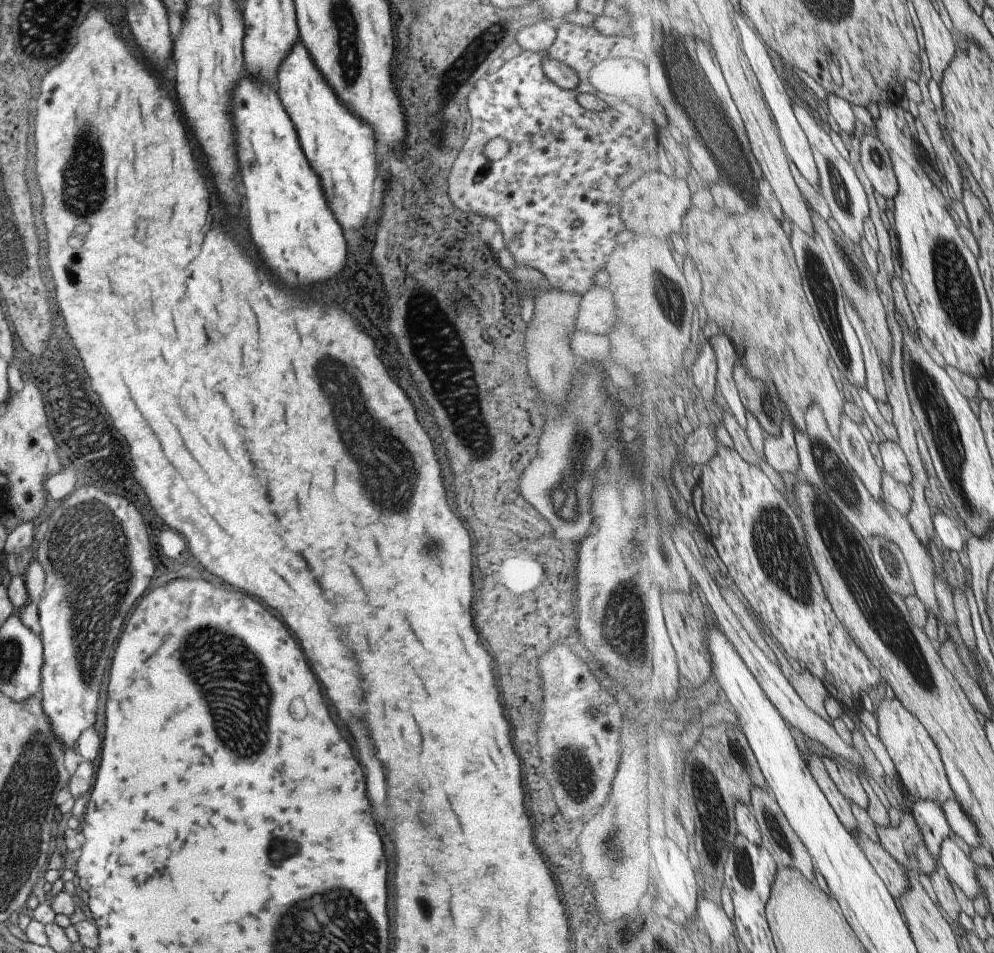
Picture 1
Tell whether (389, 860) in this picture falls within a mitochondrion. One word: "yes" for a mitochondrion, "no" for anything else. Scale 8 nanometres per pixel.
no

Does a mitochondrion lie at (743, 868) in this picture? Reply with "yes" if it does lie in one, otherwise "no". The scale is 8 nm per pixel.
yes

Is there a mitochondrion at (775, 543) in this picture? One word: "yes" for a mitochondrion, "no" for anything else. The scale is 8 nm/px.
yes

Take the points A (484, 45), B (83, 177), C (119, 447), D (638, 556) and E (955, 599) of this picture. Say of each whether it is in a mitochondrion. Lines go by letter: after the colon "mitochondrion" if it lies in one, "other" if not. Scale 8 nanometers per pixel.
A: mitochondrion
B: mitochondrion
C: mitochondrion
D: mitochondrion
E: other

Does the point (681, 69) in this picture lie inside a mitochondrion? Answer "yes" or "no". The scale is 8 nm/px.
yes

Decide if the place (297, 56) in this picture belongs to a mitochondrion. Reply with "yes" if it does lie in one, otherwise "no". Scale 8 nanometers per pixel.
no

